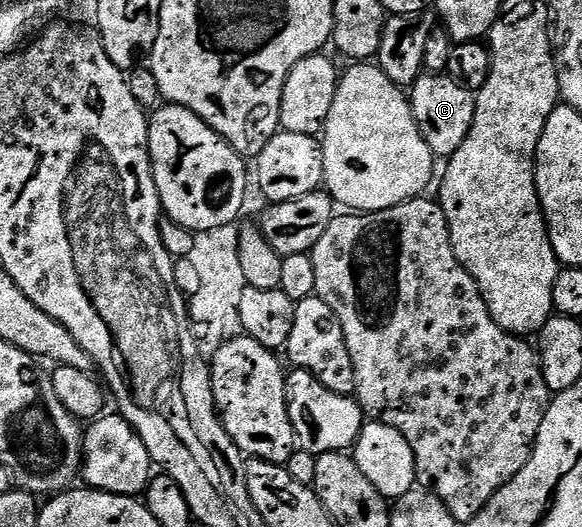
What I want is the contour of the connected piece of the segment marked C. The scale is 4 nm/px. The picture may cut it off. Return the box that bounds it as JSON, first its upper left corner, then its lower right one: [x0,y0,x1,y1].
[408,74,477,158]

